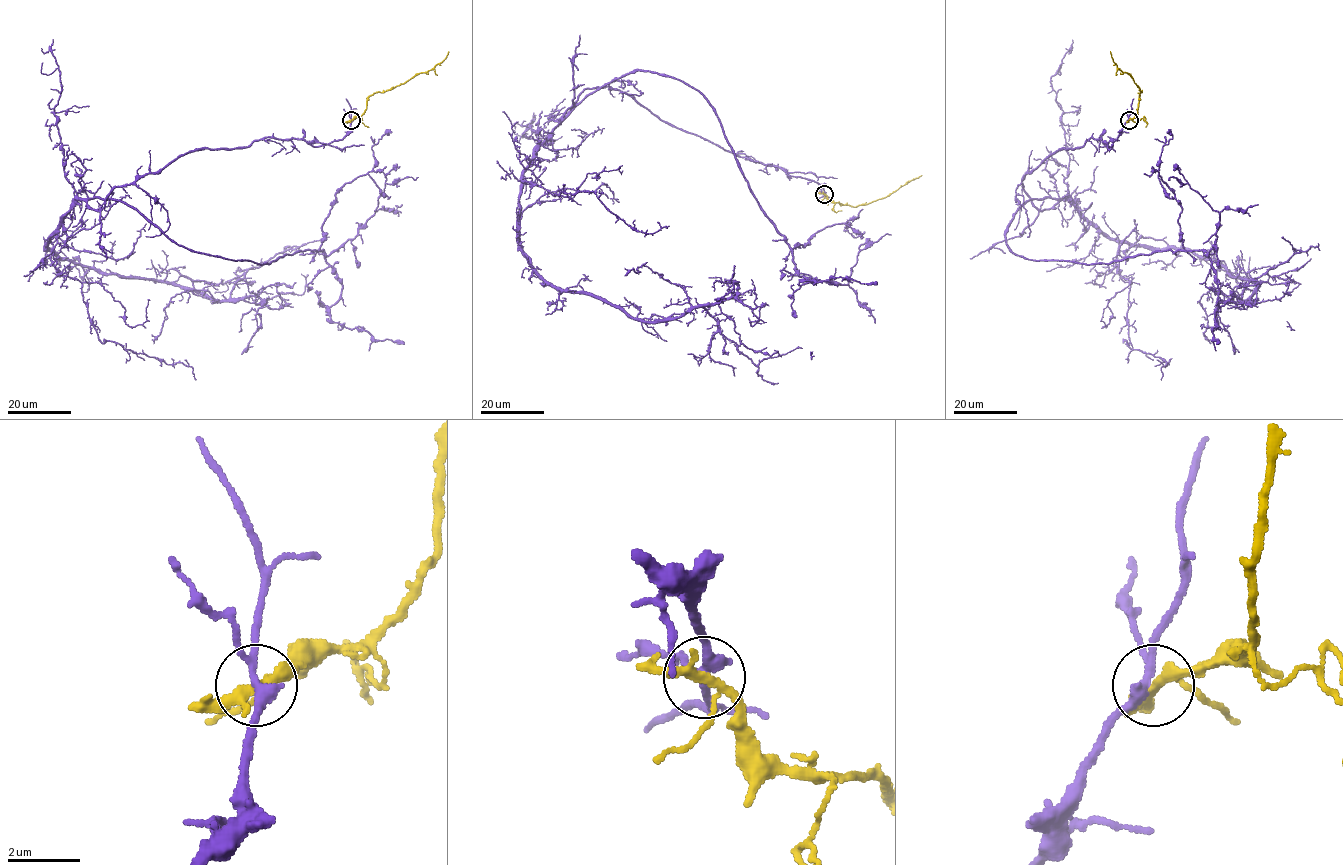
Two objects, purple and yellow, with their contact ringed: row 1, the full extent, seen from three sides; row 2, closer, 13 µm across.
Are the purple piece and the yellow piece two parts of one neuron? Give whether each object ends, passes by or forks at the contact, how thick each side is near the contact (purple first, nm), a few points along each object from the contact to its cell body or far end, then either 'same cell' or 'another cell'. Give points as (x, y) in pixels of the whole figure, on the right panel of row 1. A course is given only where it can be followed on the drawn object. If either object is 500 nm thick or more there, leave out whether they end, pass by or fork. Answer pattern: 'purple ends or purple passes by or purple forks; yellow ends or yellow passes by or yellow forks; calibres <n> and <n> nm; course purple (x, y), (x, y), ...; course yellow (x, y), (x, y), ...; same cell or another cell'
purple forks; yellow forks; calibres 240 and 240 nm; course purple (1128, 120), (1027, 173), (1033, 204), (1058, 201), (1027, 200), (1005, 242), (1082, 264), (1204, 250), (1217, 344); course yellow (1129, 120), (1138, 116), (1142, 92), (1131, 77), (1113, 61), (1110, 51); another cell

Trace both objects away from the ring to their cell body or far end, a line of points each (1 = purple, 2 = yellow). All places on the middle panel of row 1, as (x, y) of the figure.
1: (824, 193), (615, 89), (585, 88), (560, 120), (638, 70), (681, 80), (815, 283), (799, 285), (877, 282)
2: (824, 194), (833, 203), (853, 207), (868, 204), (887, 196), (921, 175)

